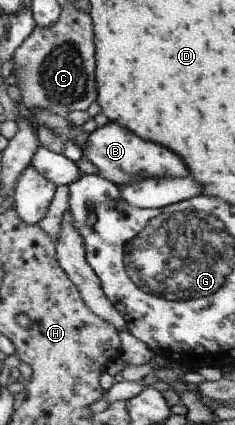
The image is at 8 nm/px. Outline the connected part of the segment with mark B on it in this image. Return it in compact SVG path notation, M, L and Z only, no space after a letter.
M108 122L89 133L88 144L83 148L83 153L99 169L99 176L111 180L120 189L123 184L137 178L187 177L190 173L177 153L171 153L171 149L159 143L151 143L115 122Z

